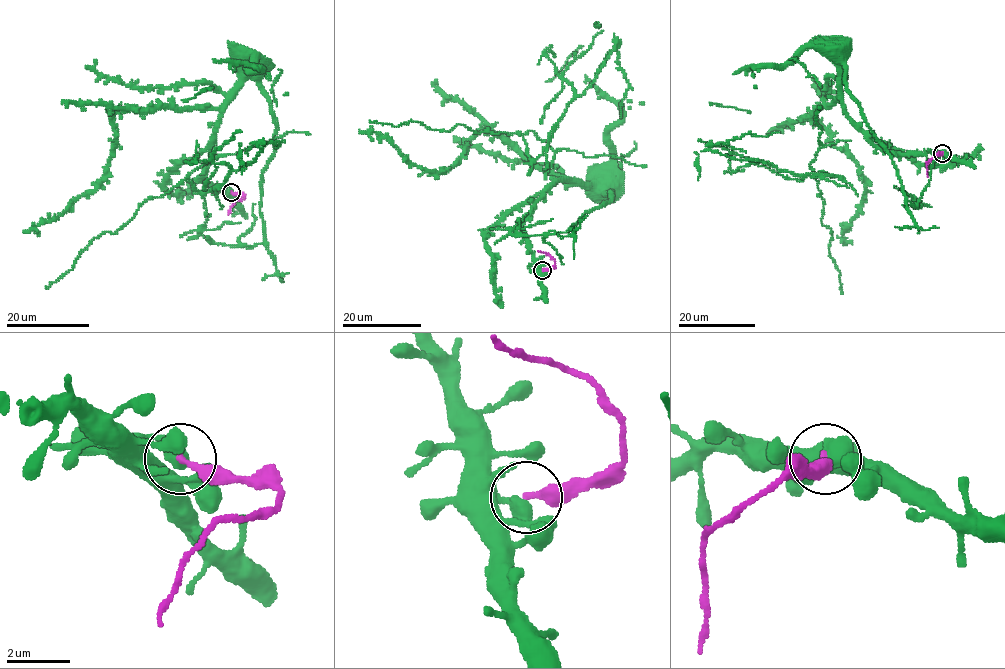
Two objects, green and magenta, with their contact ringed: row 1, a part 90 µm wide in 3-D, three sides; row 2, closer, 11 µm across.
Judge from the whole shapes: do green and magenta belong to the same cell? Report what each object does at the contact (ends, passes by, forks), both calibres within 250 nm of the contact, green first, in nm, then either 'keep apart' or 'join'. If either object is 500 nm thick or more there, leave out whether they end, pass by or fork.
calibres 600 and 240 nm; keep apart

